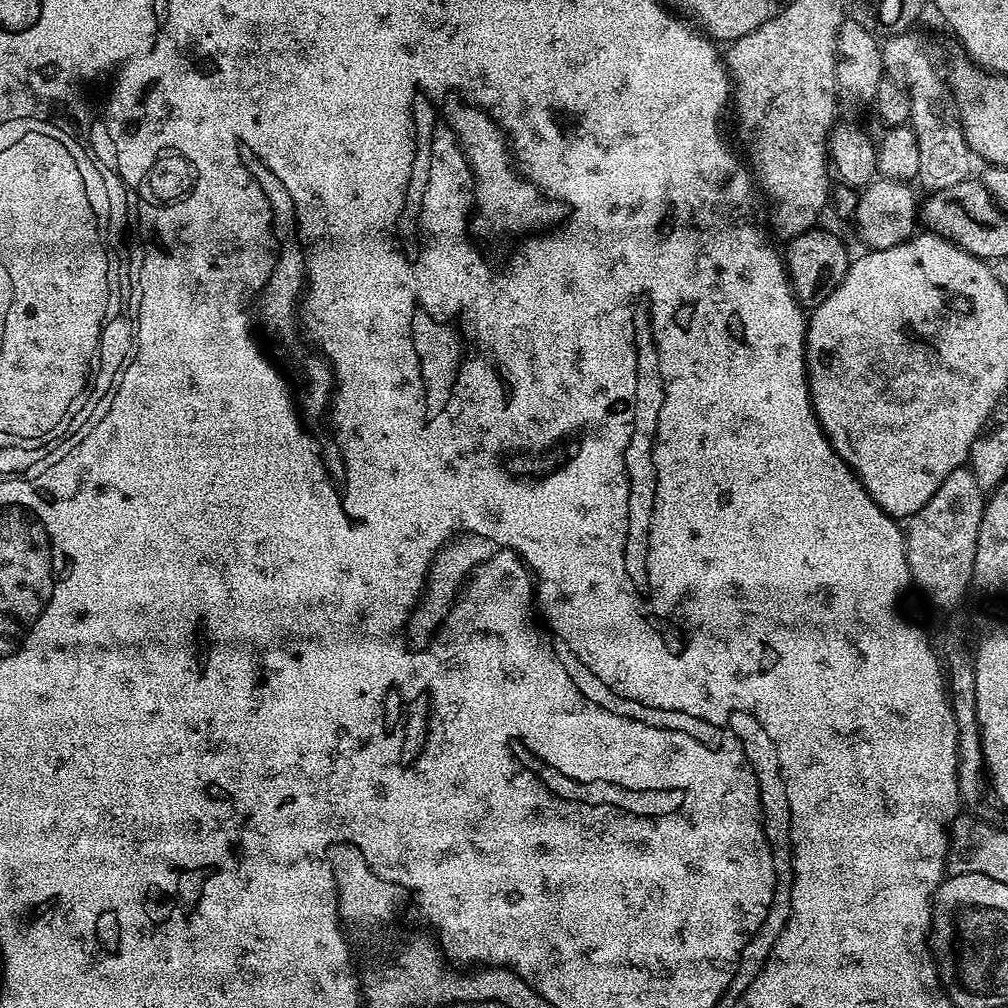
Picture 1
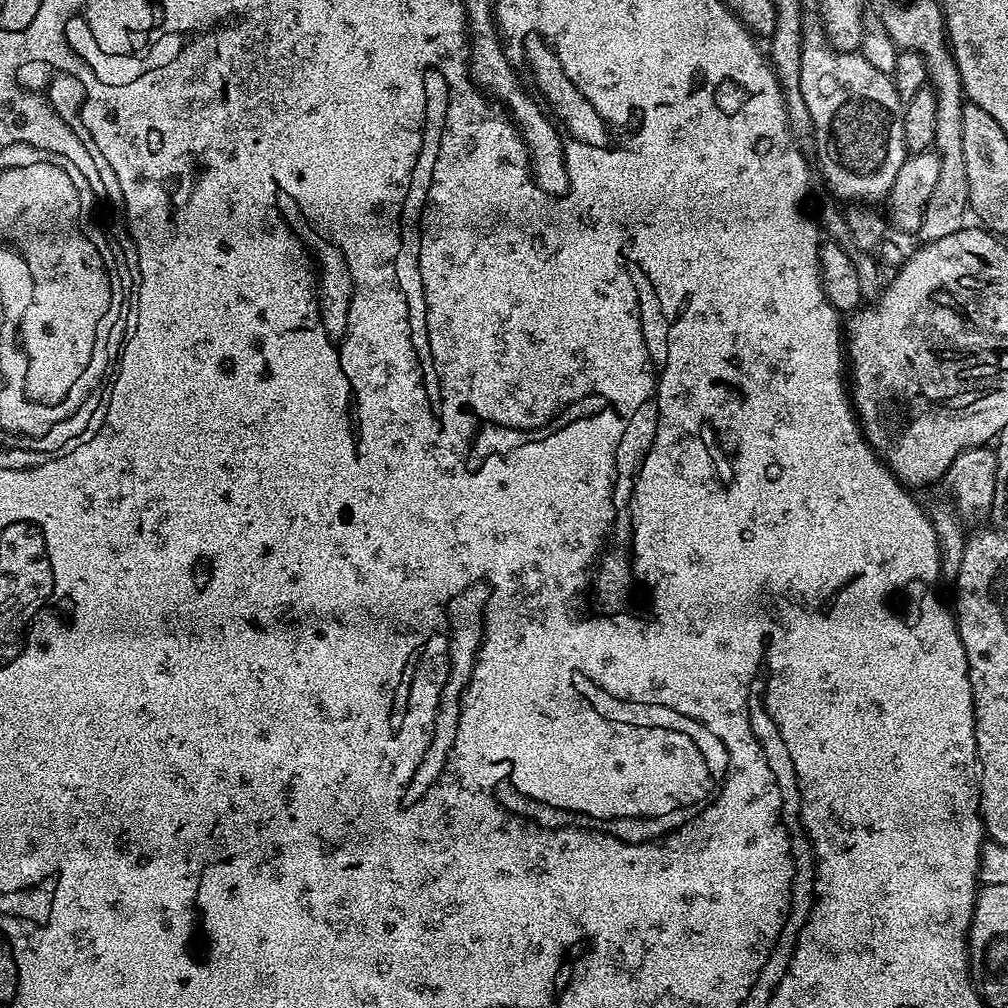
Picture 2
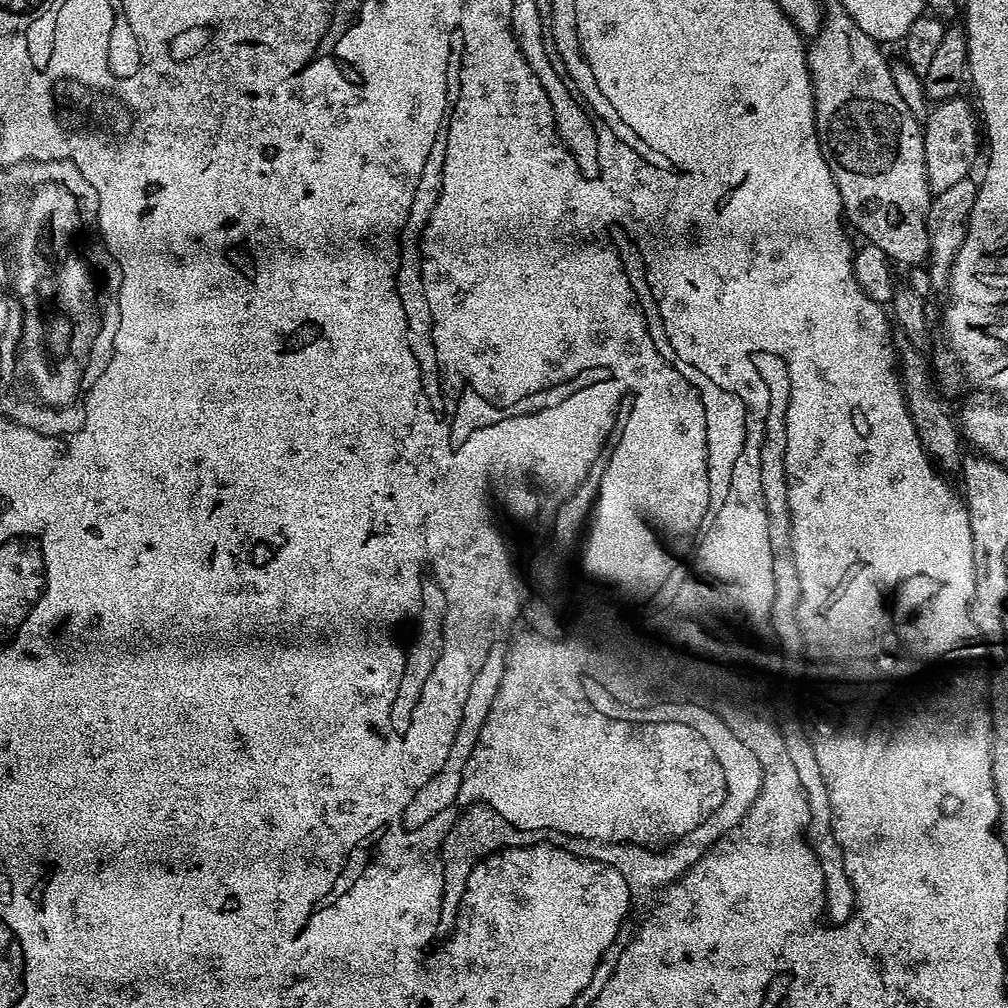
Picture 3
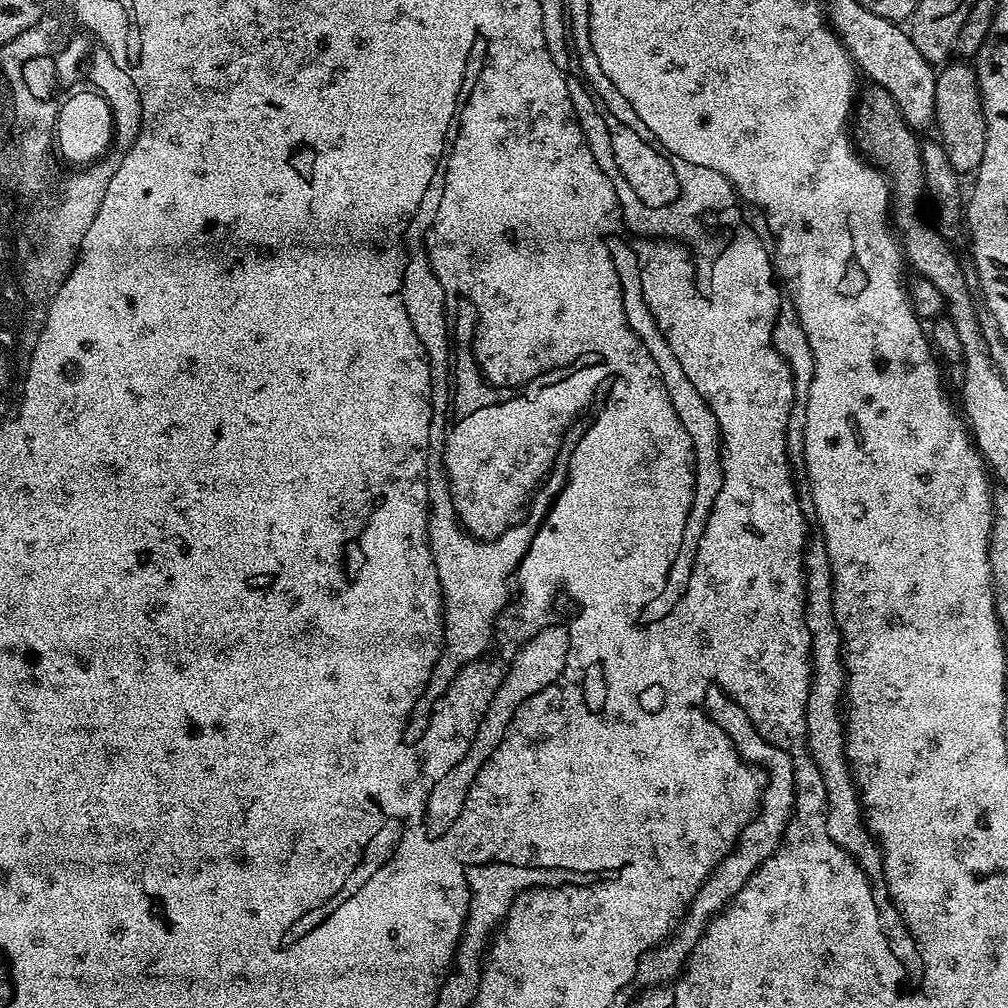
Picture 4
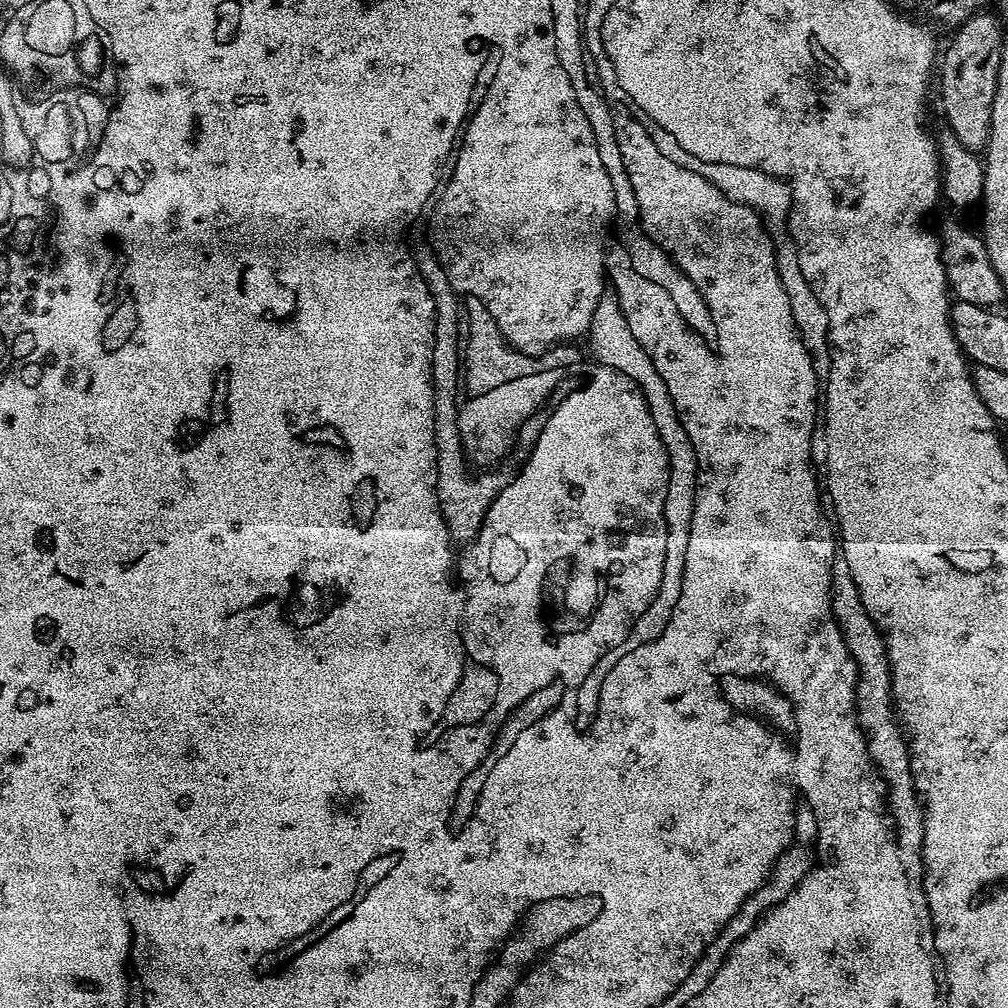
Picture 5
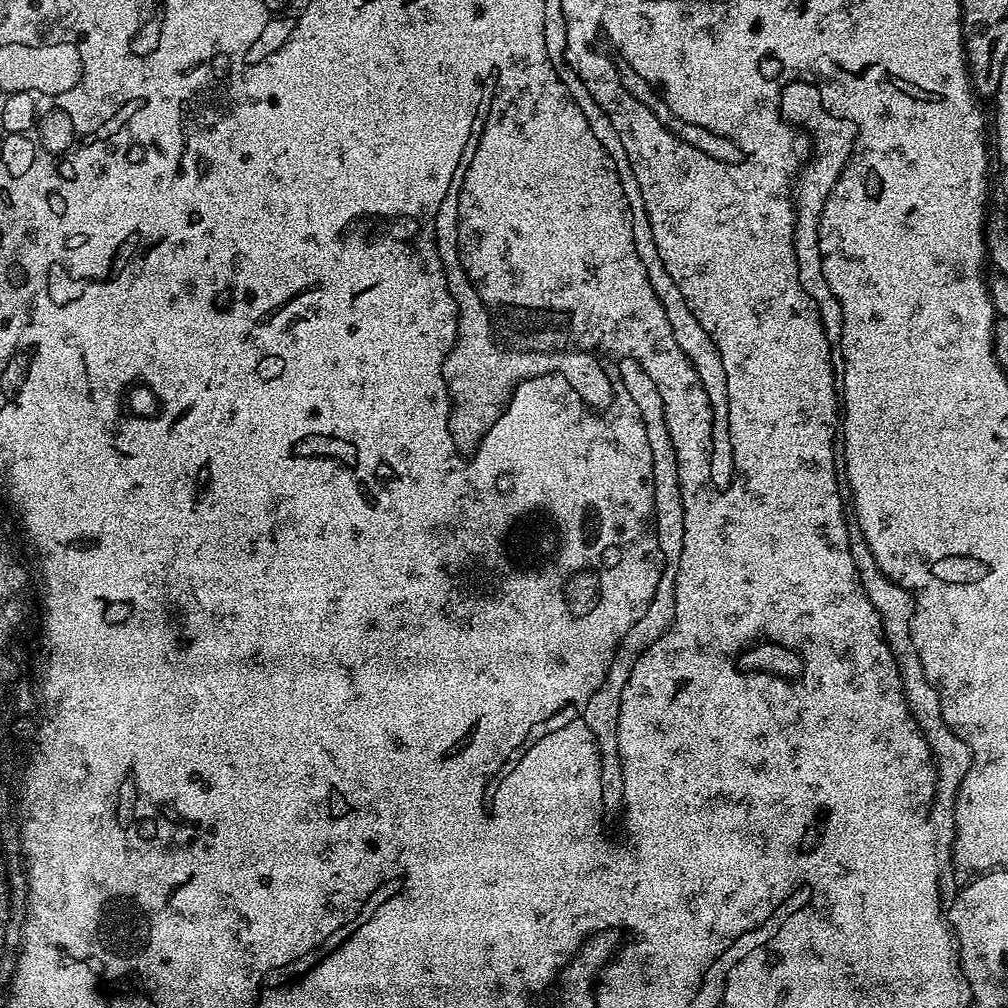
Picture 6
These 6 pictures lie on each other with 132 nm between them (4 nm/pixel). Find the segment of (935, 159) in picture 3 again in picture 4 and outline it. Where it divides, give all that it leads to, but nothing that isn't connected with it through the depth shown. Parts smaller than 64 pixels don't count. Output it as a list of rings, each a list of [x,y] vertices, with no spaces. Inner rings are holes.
[[[968,62],[956,63],[960,64],[949,63],[939,69],[934,94],[934,128],[940,131],[938,141],[944,148],[950,166],[959,174],[972,174],[982,162],[982,154],[986,154],[986,118],[980,101],[980,87],[976,81],[975,67]]]

